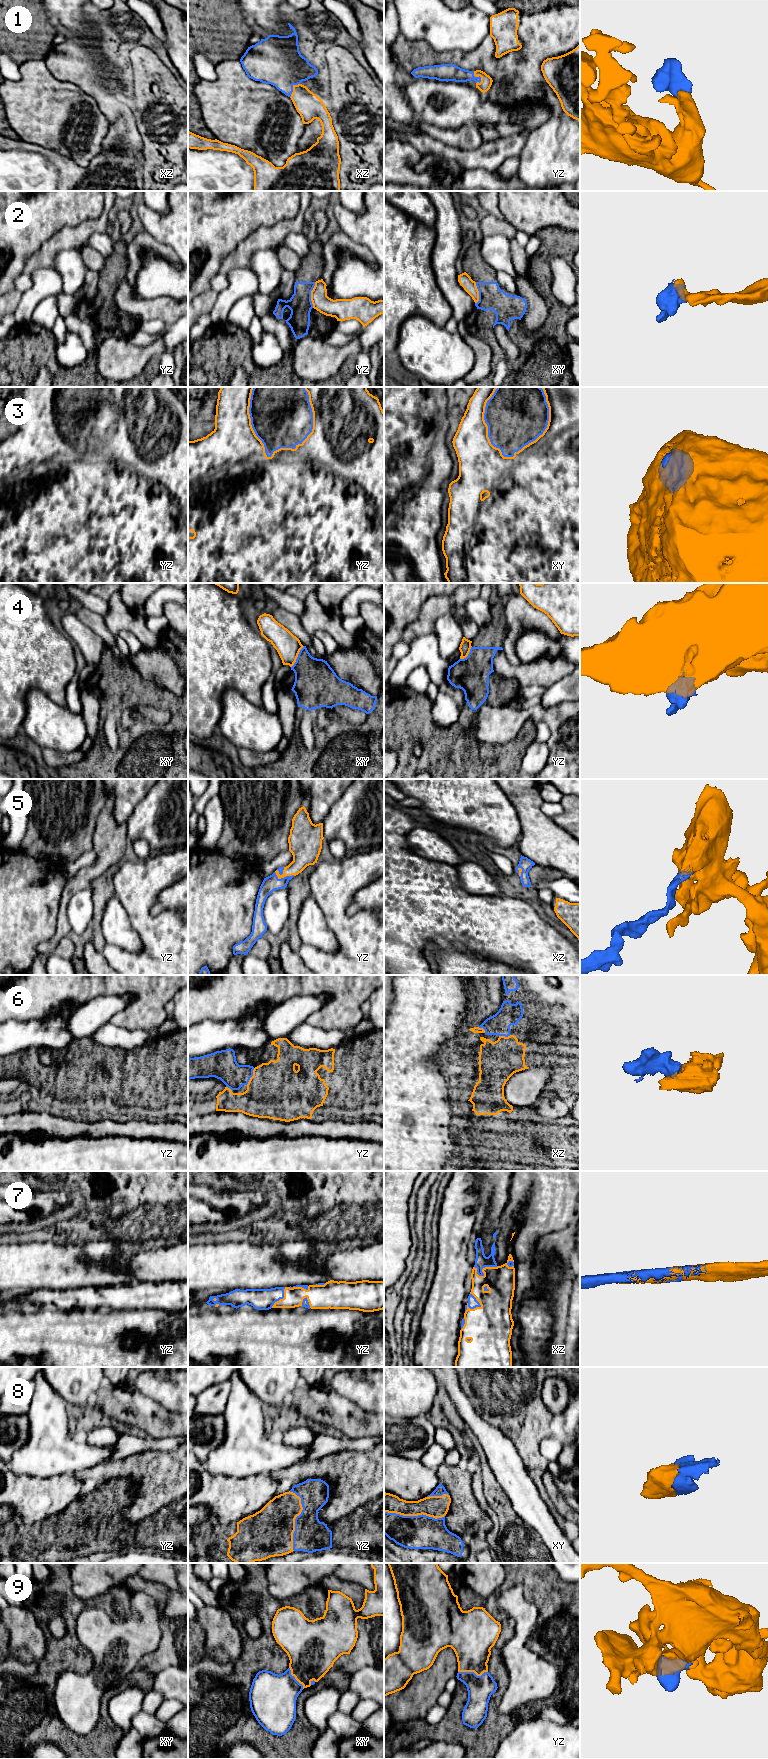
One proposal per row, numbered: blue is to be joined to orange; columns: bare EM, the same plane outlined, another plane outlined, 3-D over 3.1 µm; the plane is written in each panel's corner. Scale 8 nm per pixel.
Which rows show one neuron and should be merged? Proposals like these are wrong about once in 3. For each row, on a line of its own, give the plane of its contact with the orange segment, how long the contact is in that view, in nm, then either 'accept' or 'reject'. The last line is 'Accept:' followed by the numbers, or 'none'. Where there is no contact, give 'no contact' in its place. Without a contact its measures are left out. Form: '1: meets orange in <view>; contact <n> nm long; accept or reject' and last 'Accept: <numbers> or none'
1: meets orange in yz; contact 110 nm long; accept
2: meets orange in yz; contact 200 nm long; reject
3: meets orange in yz; contact 650 nm long; accept
4: meets orange in xy; contact 200 nm long; reject
5: meets orange in yz; contact 170 nm long; accept
6: meets orange in yz; contact 150 nm long; accept
7: meets orange in xz; contact 190 nm long; accept
8: meets orange in yz; contact 480 nm long; accept
9: meets orange in yz; contact 240 nm long; accept
Accept: 1, 3, 5, 6, 7, 8, 9

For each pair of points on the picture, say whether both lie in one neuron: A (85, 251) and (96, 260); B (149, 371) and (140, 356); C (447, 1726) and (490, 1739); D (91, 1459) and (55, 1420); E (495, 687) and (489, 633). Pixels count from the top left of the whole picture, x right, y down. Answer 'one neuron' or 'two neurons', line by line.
A: one neuron
B: two neurons
C: one neuron
D: one neuron
E: one neuron

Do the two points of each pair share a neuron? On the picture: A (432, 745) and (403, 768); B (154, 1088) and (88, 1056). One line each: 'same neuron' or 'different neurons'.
A: same neuron
B: same neuron

